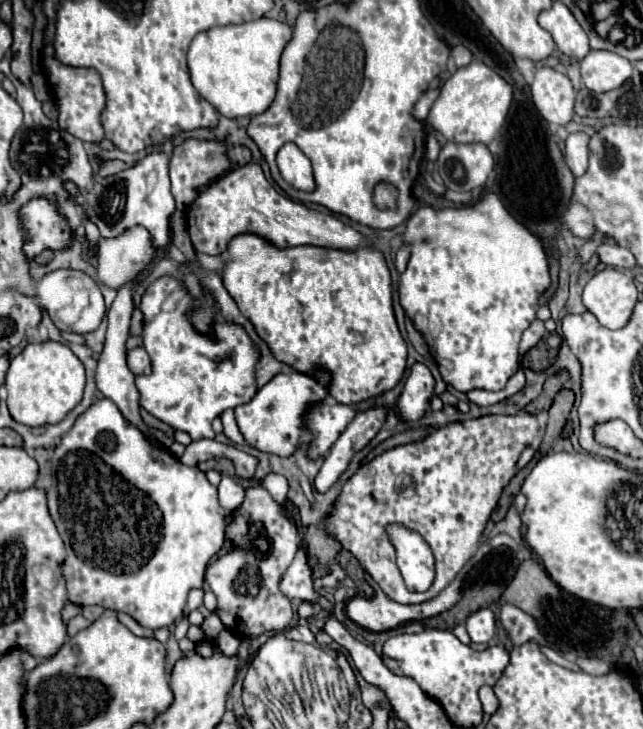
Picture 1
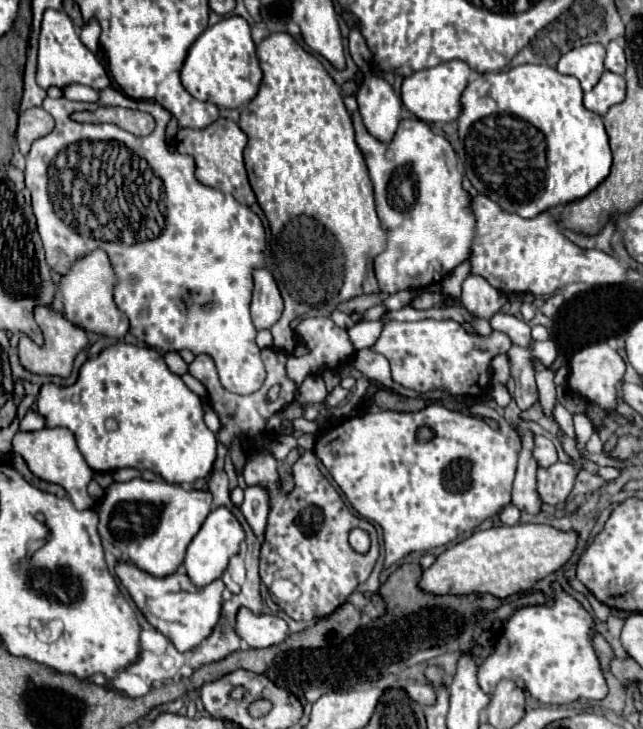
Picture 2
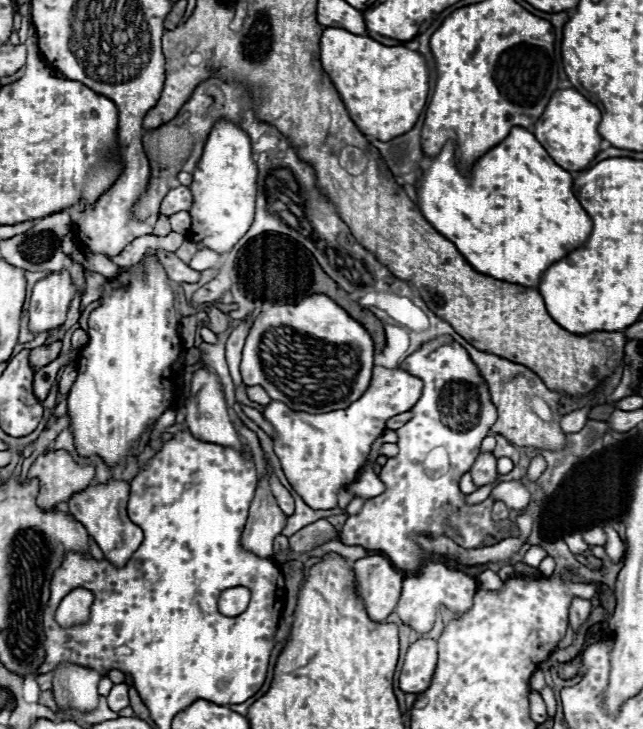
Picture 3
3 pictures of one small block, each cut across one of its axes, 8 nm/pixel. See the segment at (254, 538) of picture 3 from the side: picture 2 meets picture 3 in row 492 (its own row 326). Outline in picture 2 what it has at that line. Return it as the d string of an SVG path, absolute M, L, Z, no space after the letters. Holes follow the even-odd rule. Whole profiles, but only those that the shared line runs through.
M260 268L254 272L254 298L252 298L252 322L256 330L270 328L278 322L282 316L282 296L278 292L278 286L272 278L272 274L266 268Z

